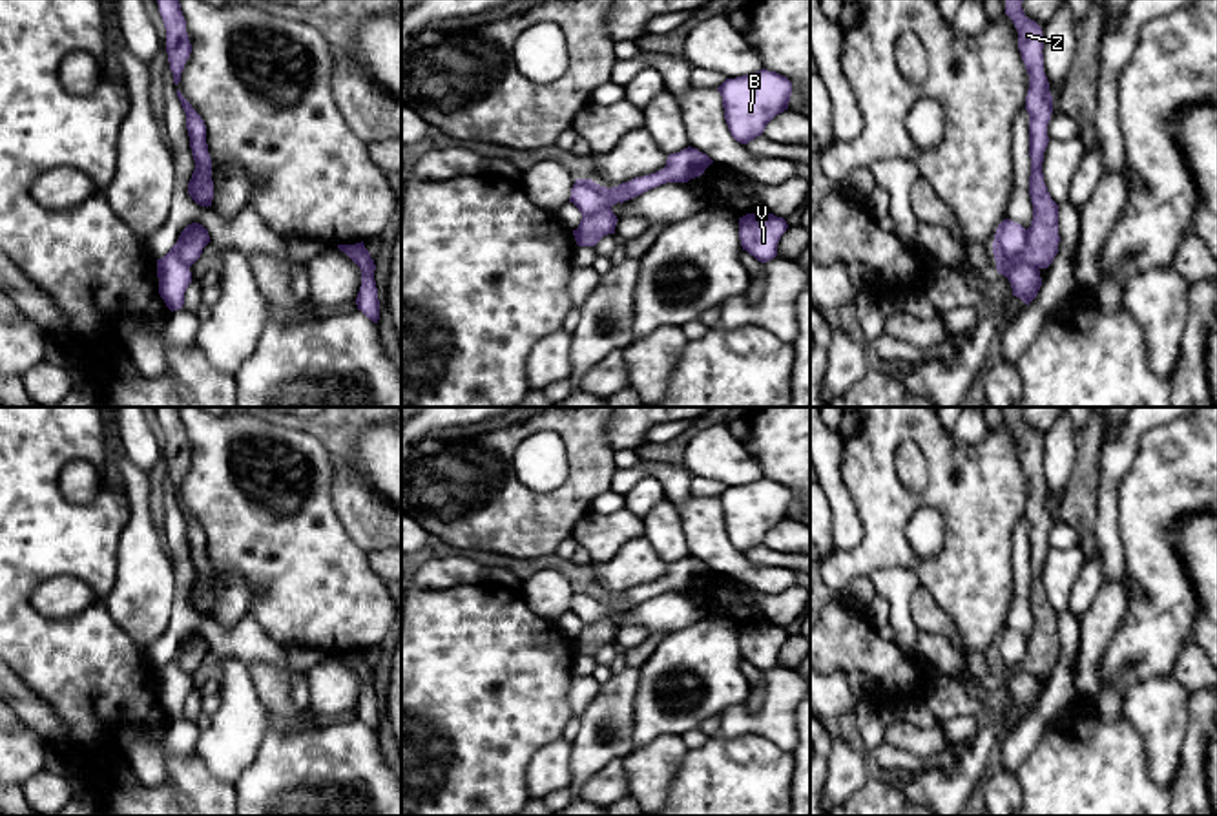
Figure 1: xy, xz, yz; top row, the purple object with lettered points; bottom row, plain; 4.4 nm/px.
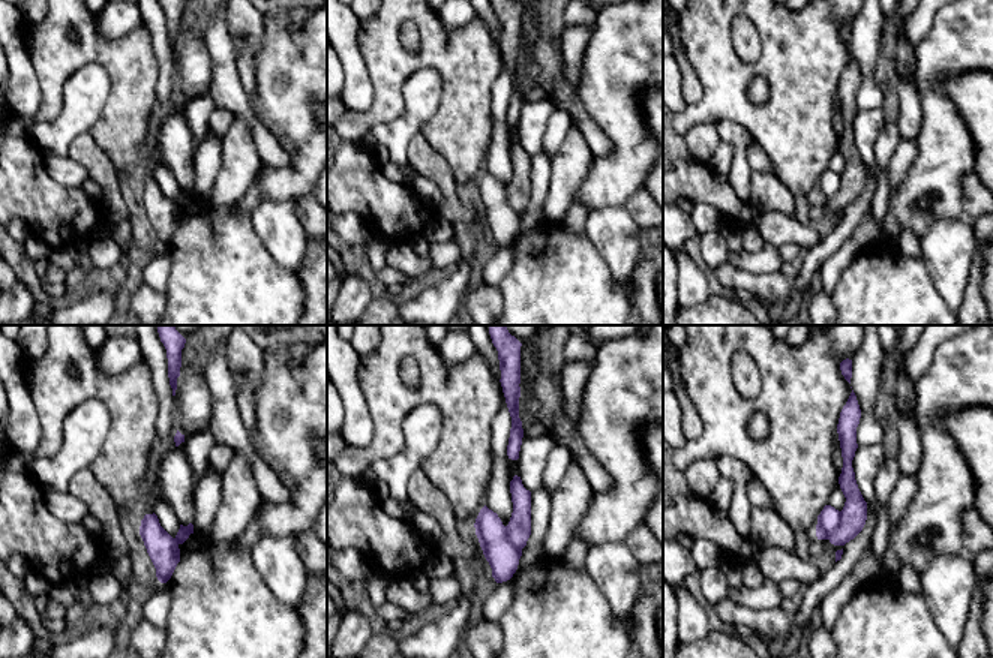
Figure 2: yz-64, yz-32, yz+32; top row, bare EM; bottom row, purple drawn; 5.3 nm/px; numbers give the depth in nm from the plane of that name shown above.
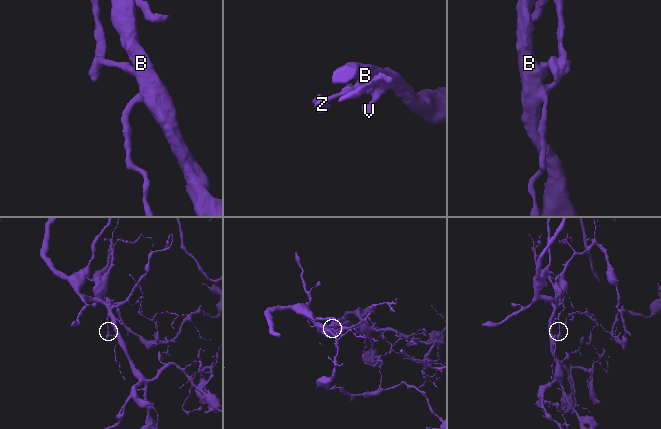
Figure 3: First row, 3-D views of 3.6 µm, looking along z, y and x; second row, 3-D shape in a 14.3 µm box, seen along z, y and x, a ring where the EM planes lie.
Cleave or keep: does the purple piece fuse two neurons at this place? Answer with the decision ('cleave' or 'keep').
cleave

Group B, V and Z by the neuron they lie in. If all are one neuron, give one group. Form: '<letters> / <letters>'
B V / Z

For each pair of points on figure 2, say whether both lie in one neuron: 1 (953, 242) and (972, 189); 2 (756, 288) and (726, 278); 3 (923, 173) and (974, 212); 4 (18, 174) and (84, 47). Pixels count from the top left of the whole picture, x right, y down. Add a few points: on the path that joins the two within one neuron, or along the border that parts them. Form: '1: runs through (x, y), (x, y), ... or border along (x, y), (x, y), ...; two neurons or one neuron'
1: border along (963, 213), (974, 221); two neurons
2: runs through (749, 282), (734, 278); one neuron
3: border along (974, 170), (962, 179), (962, 213); two neurons
4: border along (30, 132), (15, 135); two neurons

